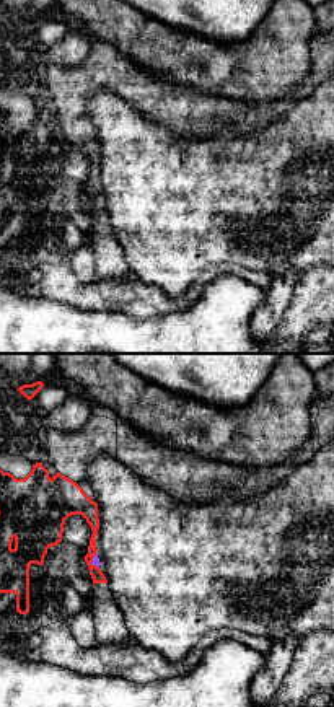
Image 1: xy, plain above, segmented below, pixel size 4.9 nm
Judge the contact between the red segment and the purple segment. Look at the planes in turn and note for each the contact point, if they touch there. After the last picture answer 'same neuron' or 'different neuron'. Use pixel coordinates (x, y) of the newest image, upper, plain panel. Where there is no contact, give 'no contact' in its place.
(92, 196)

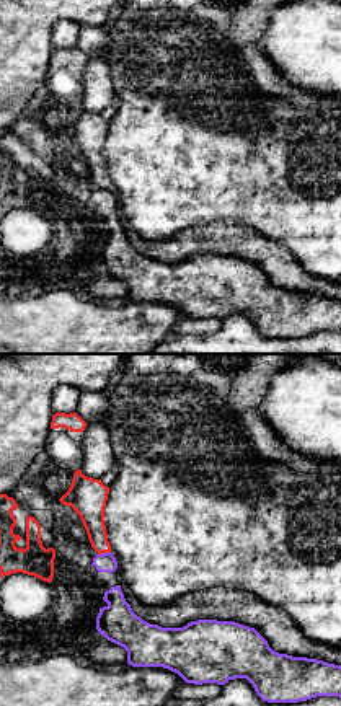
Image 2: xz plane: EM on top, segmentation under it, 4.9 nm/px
(103, 186)

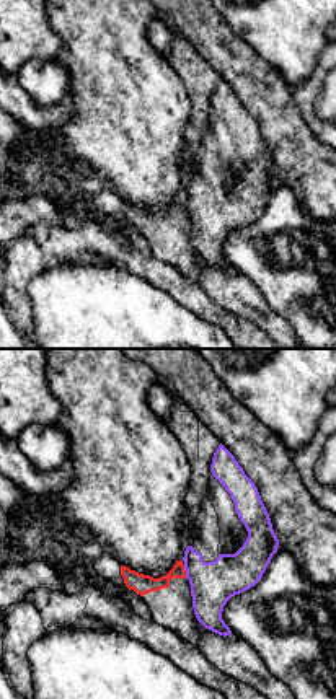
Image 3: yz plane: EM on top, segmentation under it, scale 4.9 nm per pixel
(185, 206)

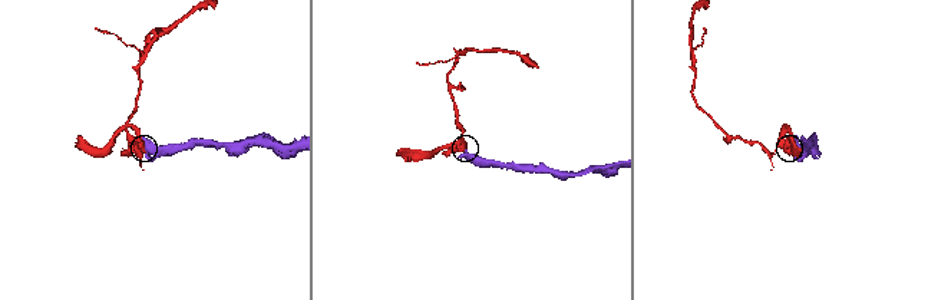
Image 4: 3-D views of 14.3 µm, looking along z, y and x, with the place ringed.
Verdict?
different neuron

